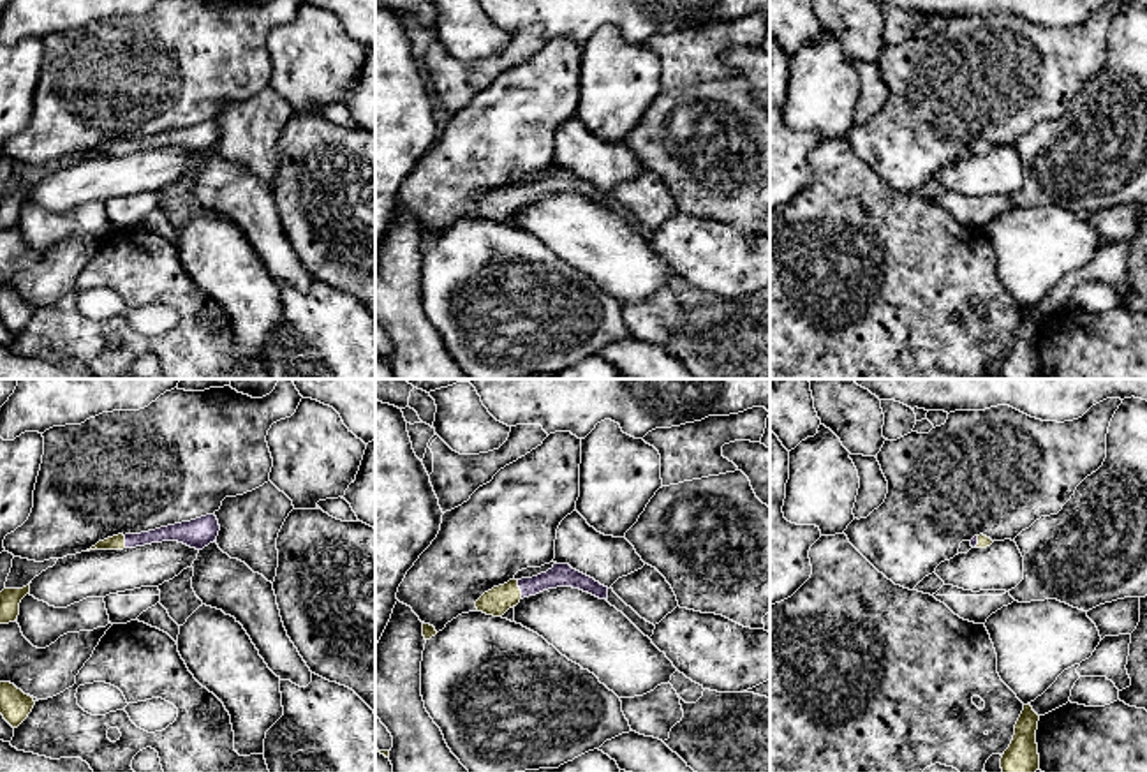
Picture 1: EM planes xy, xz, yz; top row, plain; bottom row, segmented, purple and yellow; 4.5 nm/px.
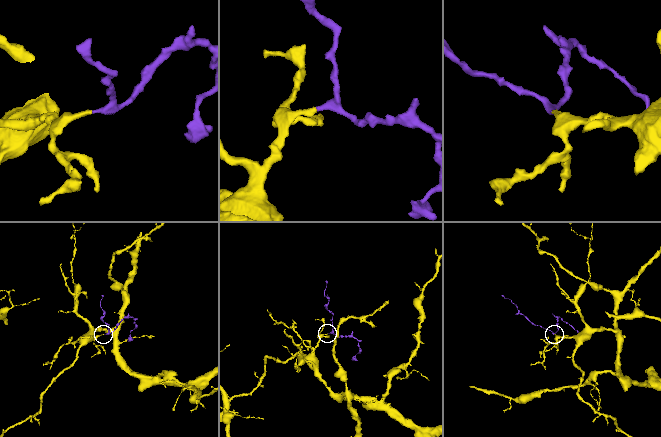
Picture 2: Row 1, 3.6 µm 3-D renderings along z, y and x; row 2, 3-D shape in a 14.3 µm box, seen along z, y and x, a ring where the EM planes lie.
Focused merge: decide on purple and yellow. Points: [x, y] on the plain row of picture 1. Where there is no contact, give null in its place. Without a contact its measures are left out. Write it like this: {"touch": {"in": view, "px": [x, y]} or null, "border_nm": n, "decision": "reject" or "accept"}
{"touch": {"in": "xz", "px": [520, 194]}, "border_nm": 90, "decision": "accept"}

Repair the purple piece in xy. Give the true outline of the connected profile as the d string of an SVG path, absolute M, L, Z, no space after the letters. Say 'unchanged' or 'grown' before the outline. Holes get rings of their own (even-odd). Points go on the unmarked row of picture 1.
grown | M206 120L190 127L181 127L141 139L118 139L99 146L90 155L123 155L162 146L178 146L190 153L203 155L217 146L220 130L215 120Z

